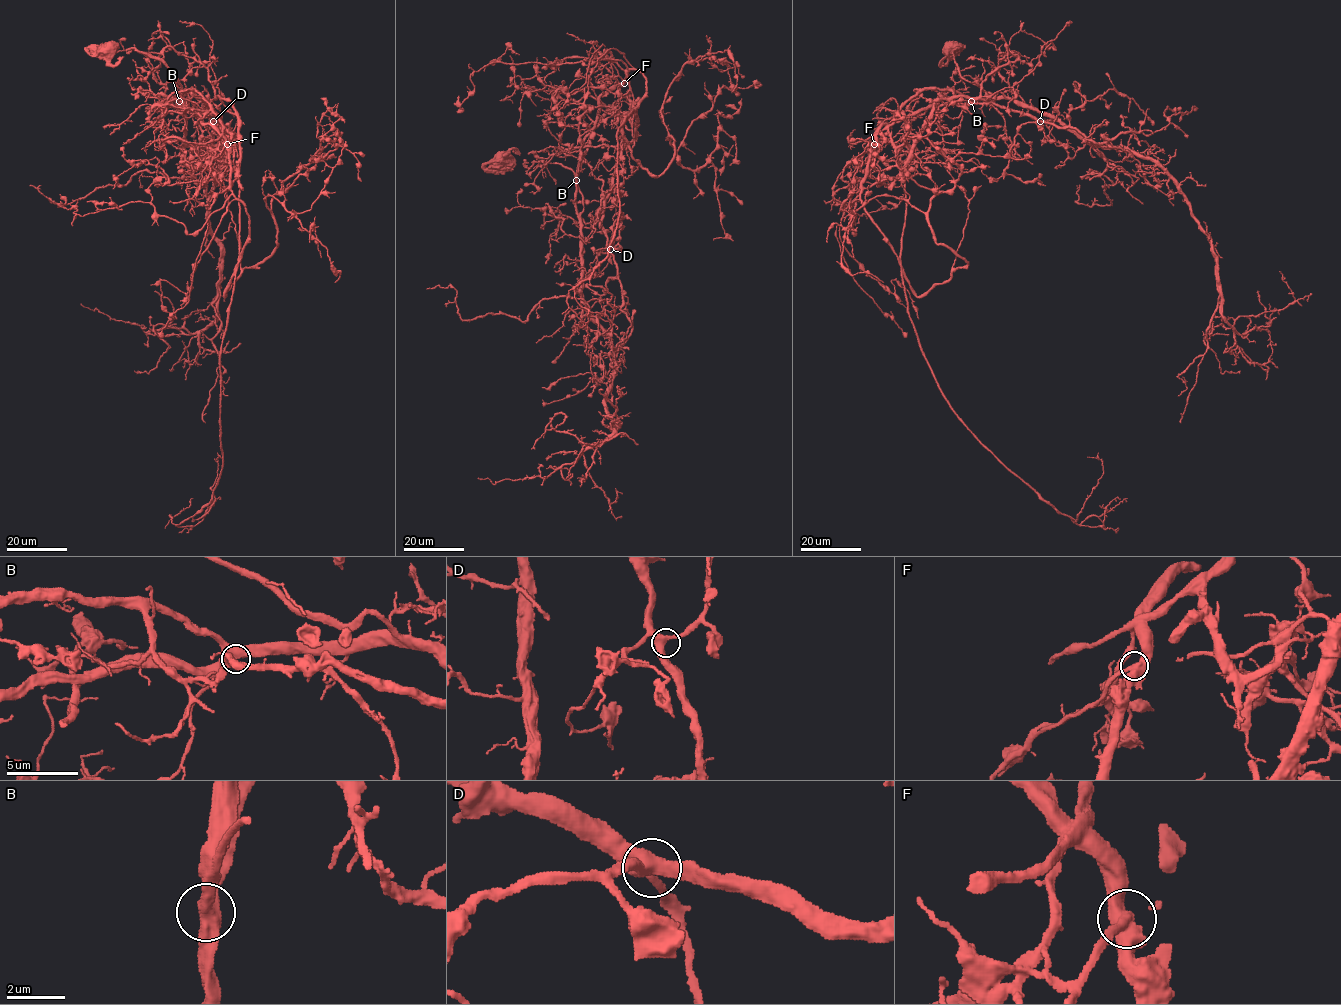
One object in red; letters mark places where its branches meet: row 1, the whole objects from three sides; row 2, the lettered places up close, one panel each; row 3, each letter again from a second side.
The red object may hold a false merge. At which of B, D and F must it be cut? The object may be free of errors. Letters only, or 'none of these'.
F

